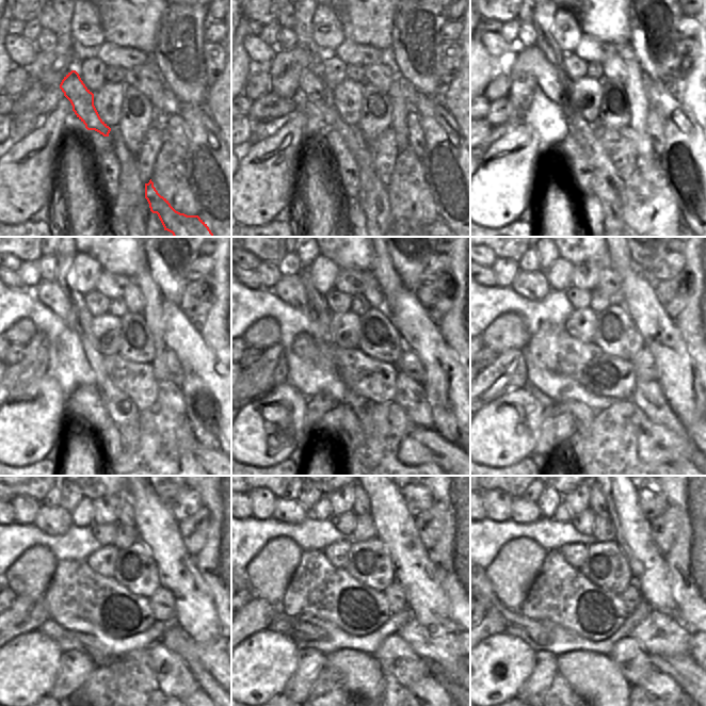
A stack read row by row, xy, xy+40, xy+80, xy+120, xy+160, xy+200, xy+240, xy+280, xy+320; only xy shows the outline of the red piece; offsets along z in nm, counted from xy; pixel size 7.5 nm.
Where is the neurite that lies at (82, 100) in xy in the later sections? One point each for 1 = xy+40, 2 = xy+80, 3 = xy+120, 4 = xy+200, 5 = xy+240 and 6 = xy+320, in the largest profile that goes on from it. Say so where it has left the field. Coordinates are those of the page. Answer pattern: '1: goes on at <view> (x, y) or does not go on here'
1: goes on at xy+40 (311, 84)
2: goes on at xy+80 (544, 73)
3: goes on at xy+120 (50, 293)
4: goes on at xy+200 (533, 285)
5: goes on at xy+240 (57, 520)
6: goes on at xy+320 (524, 511)

